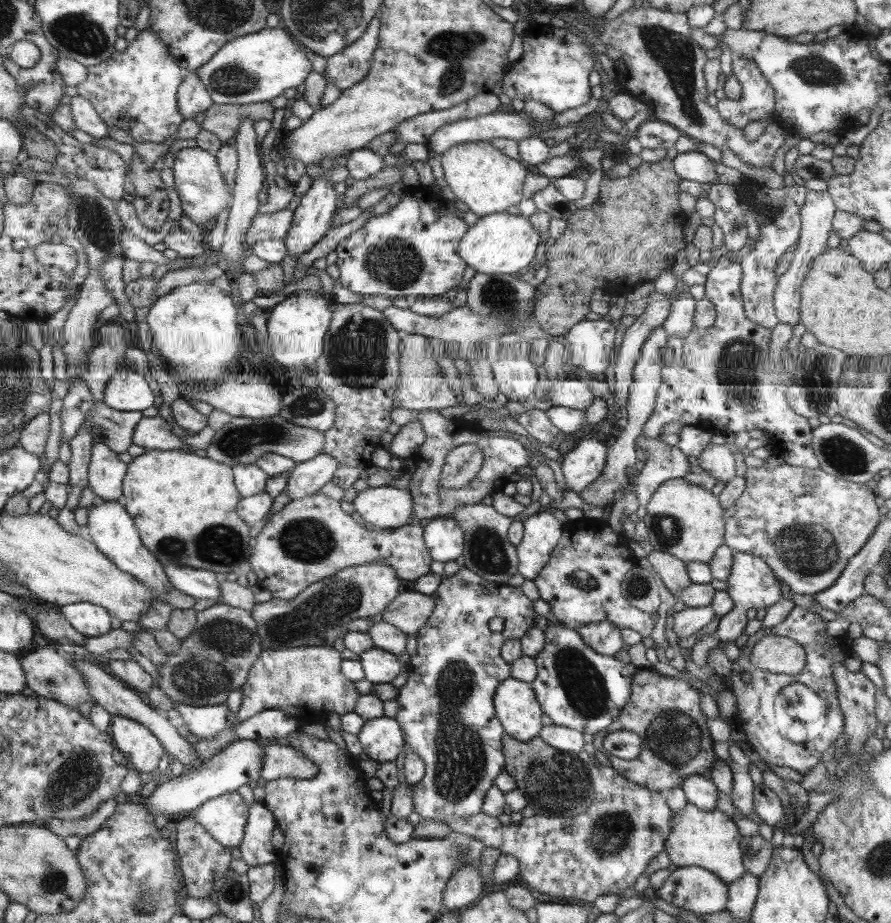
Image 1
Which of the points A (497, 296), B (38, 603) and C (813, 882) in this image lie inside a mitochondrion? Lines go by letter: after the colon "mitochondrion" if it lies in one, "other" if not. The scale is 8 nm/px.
A: mitochondrion
B: other
C: other

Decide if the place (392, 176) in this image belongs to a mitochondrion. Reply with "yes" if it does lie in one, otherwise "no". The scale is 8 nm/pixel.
no

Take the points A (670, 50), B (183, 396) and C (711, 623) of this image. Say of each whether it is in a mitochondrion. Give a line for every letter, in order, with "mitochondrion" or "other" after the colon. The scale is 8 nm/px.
A: mitochondrion
B: other
C: other

